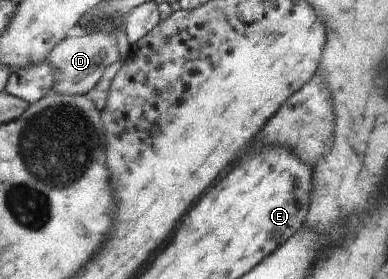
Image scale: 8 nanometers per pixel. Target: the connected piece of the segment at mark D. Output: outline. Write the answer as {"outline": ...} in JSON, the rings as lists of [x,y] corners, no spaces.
{"outline":[[[87,31],[69,35],[63,42],[57,43],[47,56],[47,60],[56,70],[53,90],[66,95],[86,95],[97,86],[107,66],[119,61],[119,56],[117,39],[111,33]]]}

